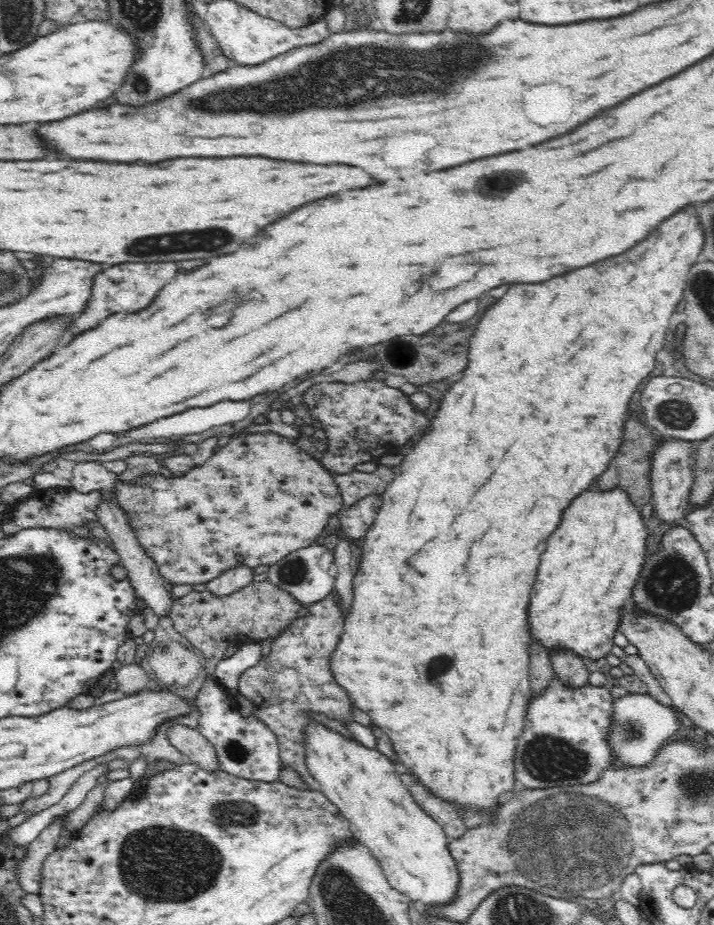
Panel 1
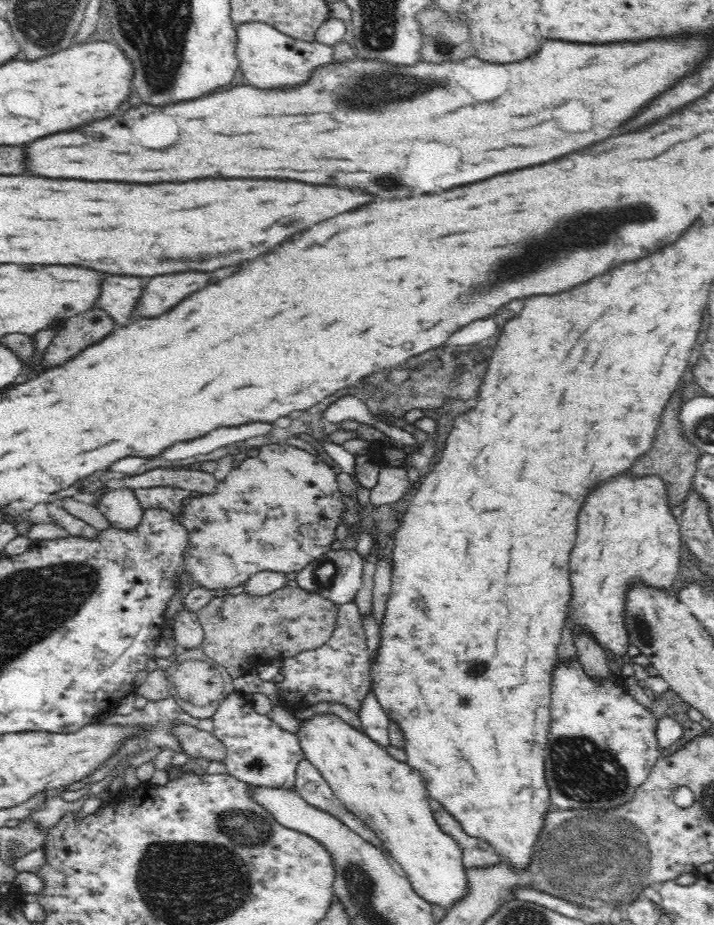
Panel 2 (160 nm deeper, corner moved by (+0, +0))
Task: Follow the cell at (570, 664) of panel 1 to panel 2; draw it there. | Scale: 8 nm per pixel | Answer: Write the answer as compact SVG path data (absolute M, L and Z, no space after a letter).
M586 631L575 636L578 654L576 658L582 663L583 669L592 677L604 680L612 676L608 664L611 662L607 650Z

